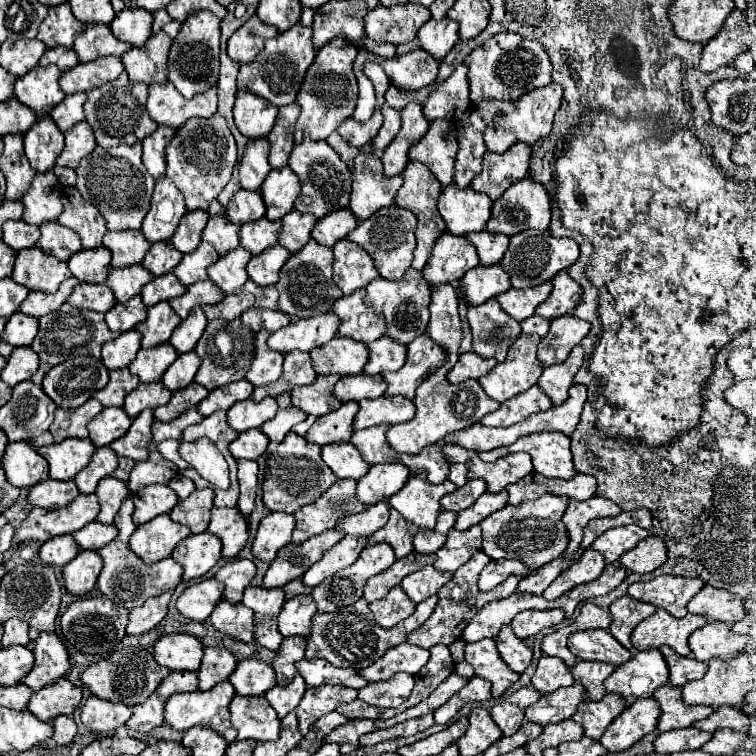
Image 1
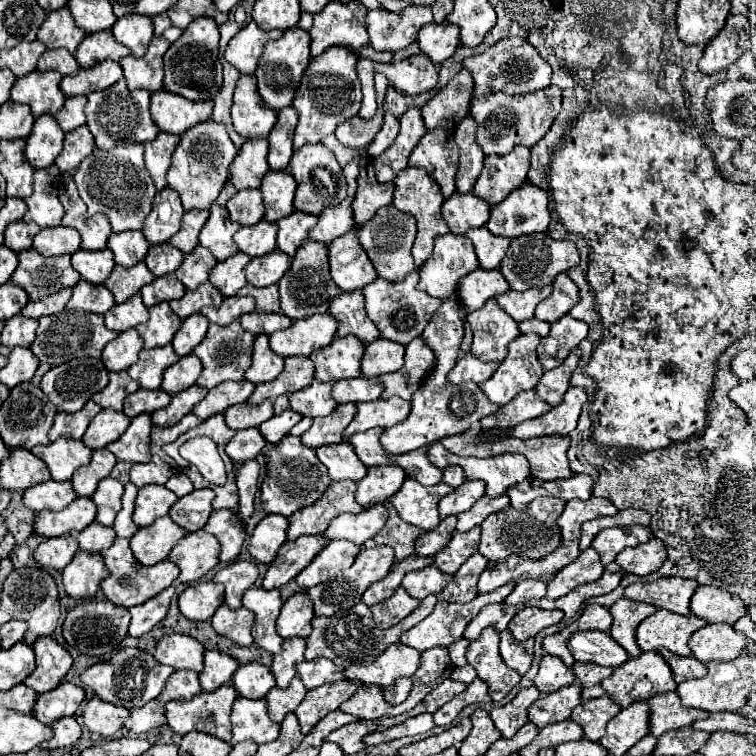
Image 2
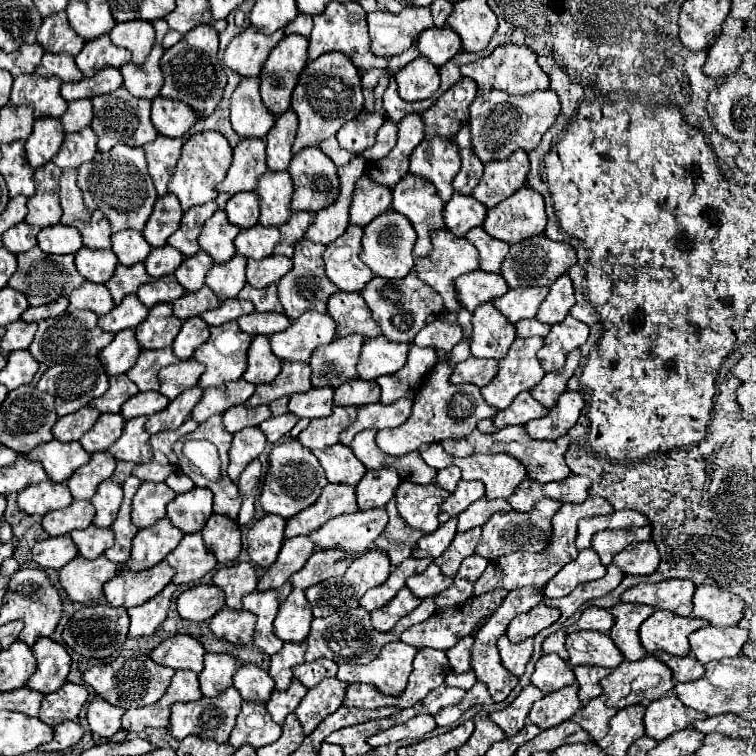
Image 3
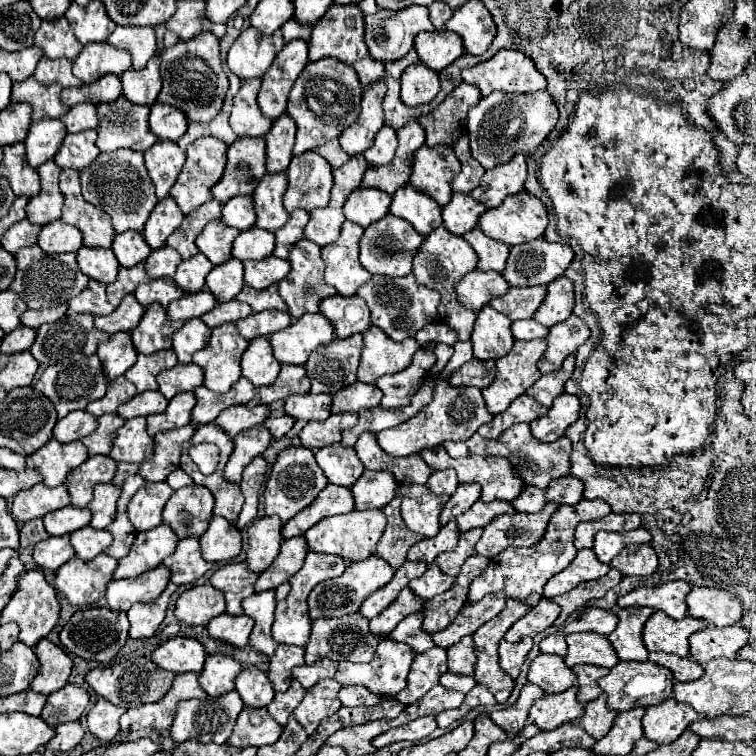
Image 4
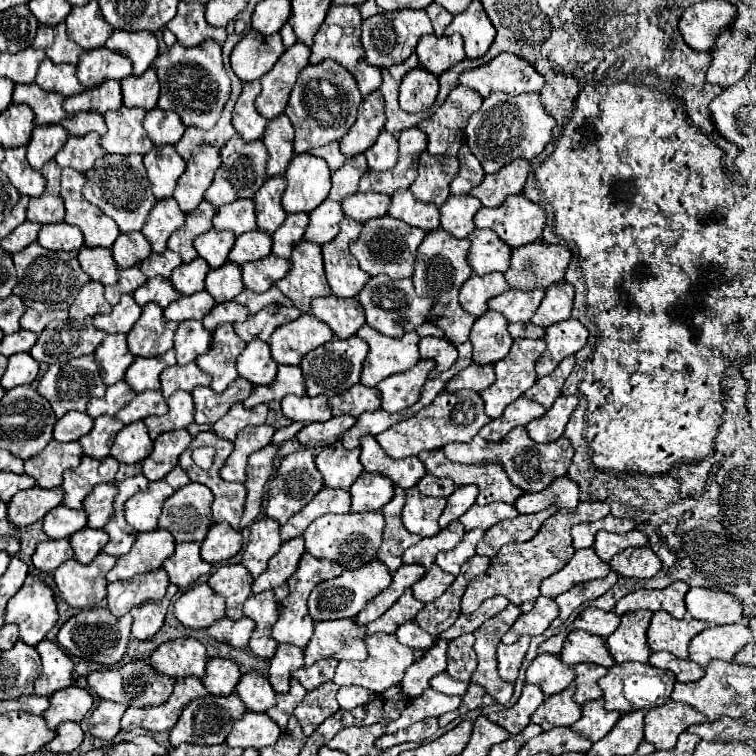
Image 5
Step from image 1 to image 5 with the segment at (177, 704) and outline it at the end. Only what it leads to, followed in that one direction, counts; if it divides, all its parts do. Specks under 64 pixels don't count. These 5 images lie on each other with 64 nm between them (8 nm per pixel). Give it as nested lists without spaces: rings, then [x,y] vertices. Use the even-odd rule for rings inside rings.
[[[232,692],[228,696],[206,696],[206,698],[192,700],[182,708],[180,720],[170,730],[170,744],[172,746],[180,746],[182,742],[188,742],[188,744],[224,744],[226,736],[232,730],[234,720],[242,718],[244,712],[246,712],[246,706],[242,704],[242,700],[238,698],[236,692]]]

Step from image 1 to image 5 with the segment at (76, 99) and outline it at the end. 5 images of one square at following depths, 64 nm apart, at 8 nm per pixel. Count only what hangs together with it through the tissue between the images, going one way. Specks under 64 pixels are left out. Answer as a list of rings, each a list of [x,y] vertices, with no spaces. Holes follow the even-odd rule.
[[[78,112],[72,118],[64,118],[64,122],[60,122],[60,124],[72,136],[82,136],[82,134],[88,134],[88,132],[104,134],[104,130],[106,130],[104,118],[98,112]]]

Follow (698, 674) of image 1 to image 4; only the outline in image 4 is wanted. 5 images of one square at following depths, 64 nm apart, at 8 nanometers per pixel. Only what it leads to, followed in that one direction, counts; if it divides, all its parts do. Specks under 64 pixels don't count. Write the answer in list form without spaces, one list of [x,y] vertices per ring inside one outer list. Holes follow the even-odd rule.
[[[650,652],[650,660],[668,668],[678,682],[690,682],[690,680],[696,680],[704,674],[704,668],[688,656],[680,658],[680,656],[666,654],[666,652]]]

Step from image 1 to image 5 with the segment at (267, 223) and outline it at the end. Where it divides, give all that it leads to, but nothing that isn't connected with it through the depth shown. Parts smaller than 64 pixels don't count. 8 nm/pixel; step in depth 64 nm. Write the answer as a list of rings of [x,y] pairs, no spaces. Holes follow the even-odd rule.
[[[250,230],[236,238],[234,248],[230,250],[230,262],[246,264],[252,260],[262,260],[272,250],[272,236],[262,230]]]

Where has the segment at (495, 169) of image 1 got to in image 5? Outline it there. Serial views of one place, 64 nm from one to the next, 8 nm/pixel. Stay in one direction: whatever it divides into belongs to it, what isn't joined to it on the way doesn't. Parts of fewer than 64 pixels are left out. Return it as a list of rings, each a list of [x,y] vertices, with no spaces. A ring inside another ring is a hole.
[[[516,158],[504,168],[500,168],[498,172],[486,174],[484,180],[476,188],[472,188],[470,194],[476,196],[488,208],[500,206],[506,196],[522,192],[526,176],[528,176],[528,168],[530,168],[528,160]]]

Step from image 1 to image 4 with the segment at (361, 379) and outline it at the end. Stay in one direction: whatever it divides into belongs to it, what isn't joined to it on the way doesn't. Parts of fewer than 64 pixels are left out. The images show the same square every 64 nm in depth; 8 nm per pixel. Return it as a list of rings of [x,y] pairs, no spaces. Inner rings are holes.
[[[354,382],[334,394],[332,412],[358,412],[362,408],[374,408],[380,404],[382,392],[374,384]]]

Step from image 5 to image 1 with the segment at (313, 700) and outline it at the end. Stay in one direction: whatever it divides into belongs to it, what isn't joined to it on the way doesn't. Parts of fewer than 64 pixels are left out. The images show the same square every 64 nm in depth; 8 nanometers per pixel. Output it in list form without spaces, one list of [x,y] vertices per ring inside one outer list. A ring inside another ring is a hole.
[[[316,686],[304,692],[302,702],[296,706],[300,732],[306,734],[308,728],[324,714],[336,710],[344,702],[356,700],[358,690],[346,686]]]

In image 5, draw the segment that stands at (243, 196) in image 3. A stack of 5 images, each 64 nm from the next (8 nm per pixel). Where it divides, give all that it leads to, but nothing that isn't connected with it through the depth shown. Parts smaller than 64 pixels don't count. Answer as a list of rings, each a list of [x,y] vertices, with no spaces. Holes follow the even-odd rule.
[[[238,198],[230,204],[220,206],[216,218],[214,218],[216,230],[232,230],[234,234],[244,234],[248,230],[256,228],[256,216],[254,216],[254,202],[248,198]]]

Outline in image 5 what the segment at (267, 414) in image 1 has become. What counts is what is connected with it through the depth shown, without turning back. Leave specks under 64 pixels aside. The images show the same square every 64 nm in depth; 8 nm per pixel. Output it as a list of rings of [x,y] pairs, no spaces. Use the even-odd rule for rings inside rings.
[[[234,404],[226,416],[222,416],[214,426],[212,430],[216,434],[220,434],[220,438],[226,438],[230,442],[234,442],[236,434],[244,428],[244,426],[258,426],[258,424],[264,424],[266,422],[266,414],[268,414],[268,406],[266,404],[260,404],[260,406],[254,406],[250,410],[246,410],[242,404]]]

